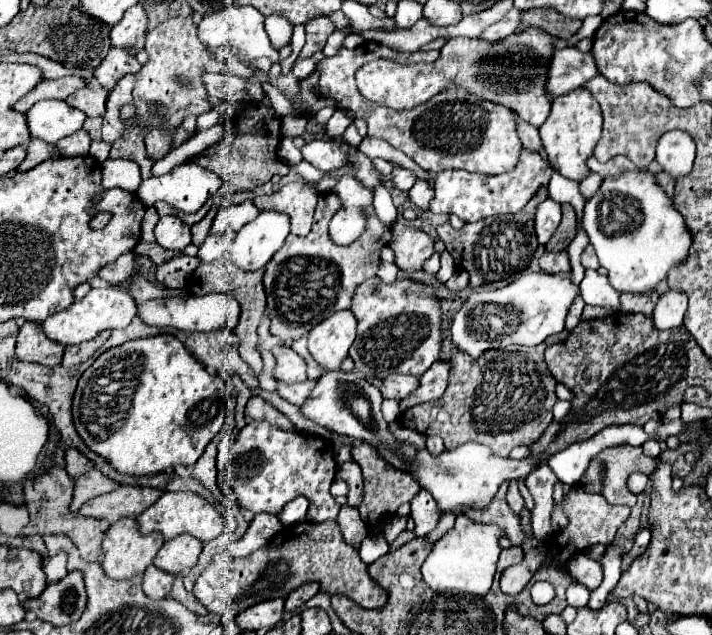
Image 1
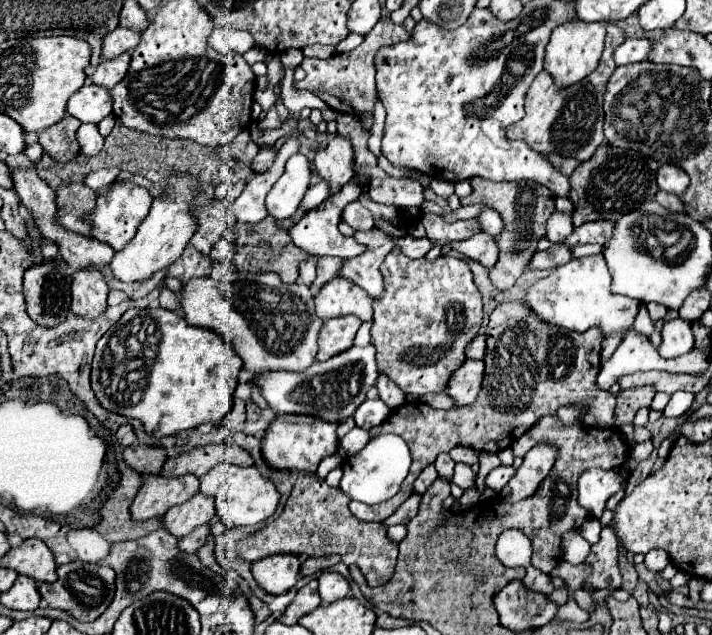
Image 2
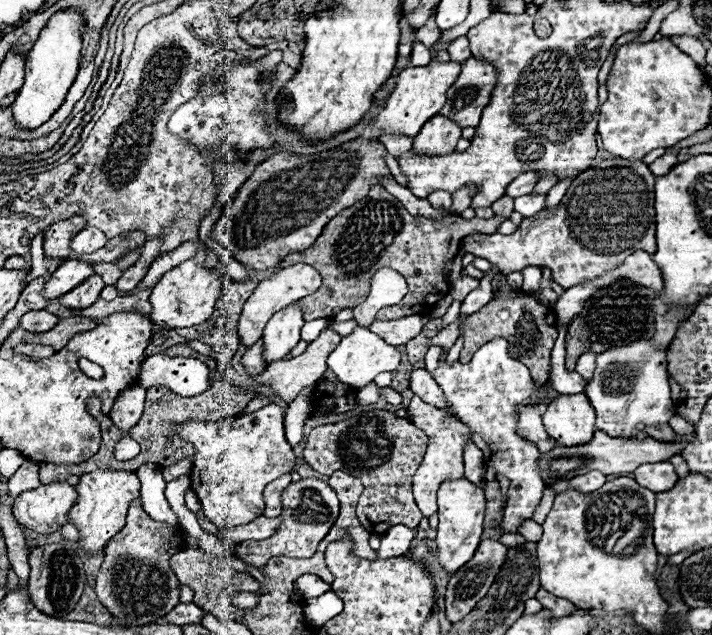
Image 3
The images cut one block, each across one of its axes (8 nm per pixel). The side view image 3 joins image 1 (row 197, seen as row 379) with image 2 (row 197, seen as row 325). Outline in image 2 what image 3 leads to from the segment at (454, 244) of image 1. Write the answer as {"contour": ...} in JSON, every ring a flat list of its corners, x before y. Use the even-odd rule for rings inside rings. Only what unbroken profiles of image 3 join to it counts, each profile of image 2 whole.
{"contour":[[470,178,472,184,472,194,462,198,462,204,486,204,494,210,500,212,500,216,504,218,504,232,496,236,496,242,500,246,500,256,496,266,490,270,490,280,498,290,508,290,512,288,512,284,520,278,520,274,524,272,526,264,530,262,532,254,536,252,536,242,538,238,542,238,546,234,544,226,546,220,550,218,550,214,554,212,554,194,550,194,550,190,546,190,546,186,538,186,536,182,532,182,526,188,518,188,516,182,492,182,486,178]]}

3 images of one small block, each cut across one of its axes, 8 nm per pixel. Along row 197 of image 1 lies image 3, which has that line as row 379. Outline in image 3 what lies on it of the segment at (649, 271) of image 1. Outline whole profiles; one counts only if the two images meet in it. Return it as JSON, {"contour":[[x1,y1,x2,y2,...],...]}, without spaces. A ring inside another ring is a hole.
{"contour":[[646,340,598,354,594,378,586,384,586,394,596,408,596,428,616,438,636,438,638,422,646,426,668,424,676,408,670,400,666,366,666,350,648,350]]}

